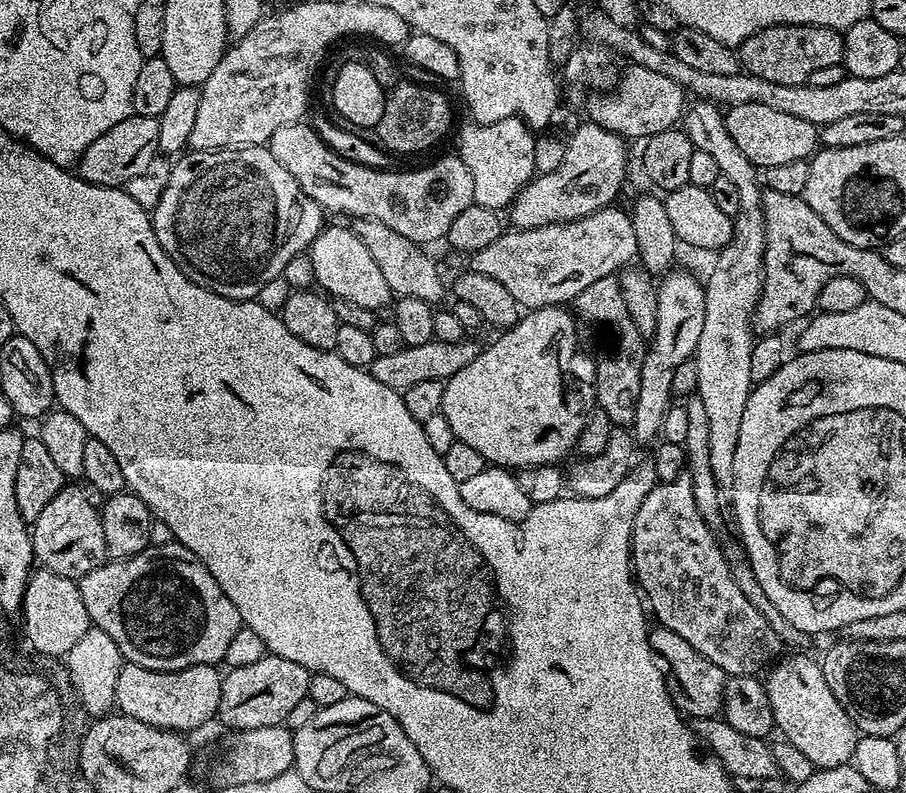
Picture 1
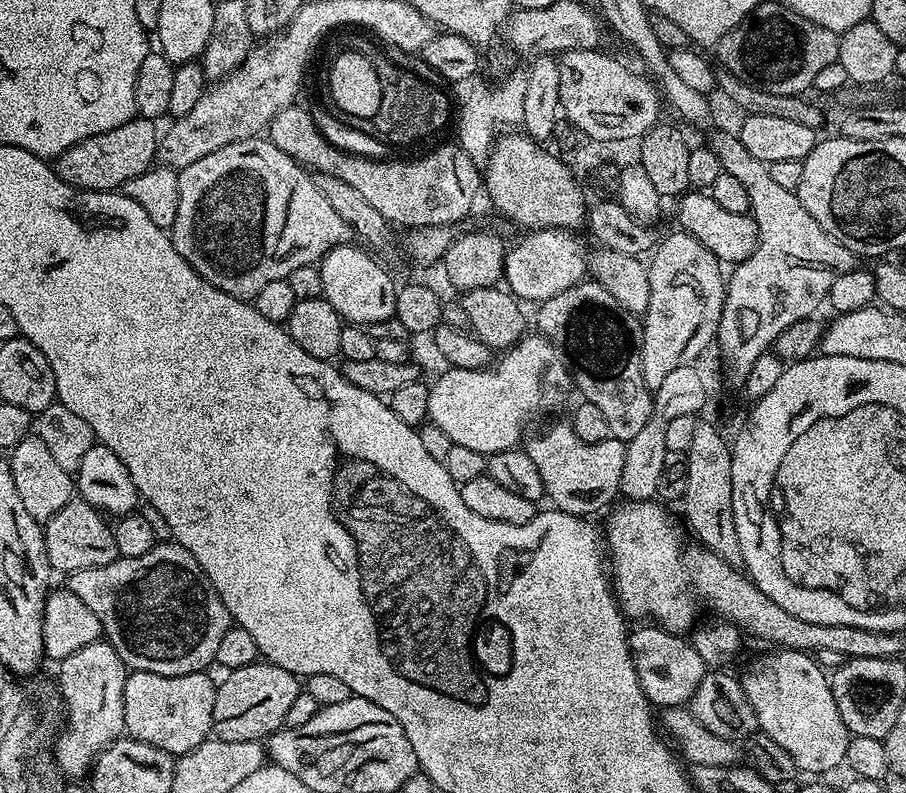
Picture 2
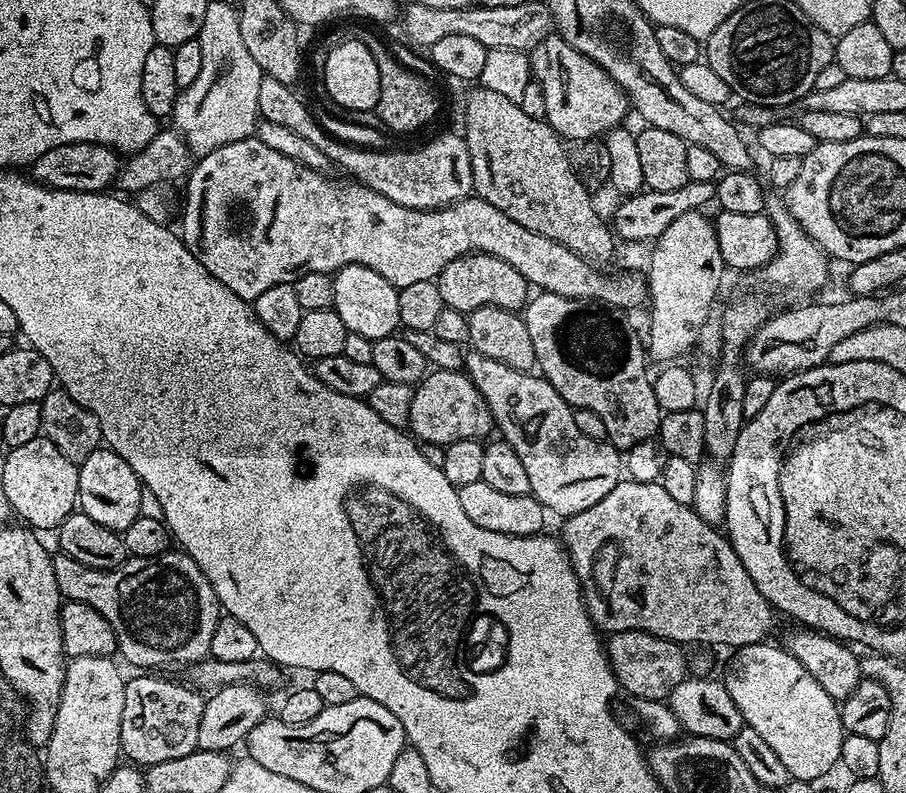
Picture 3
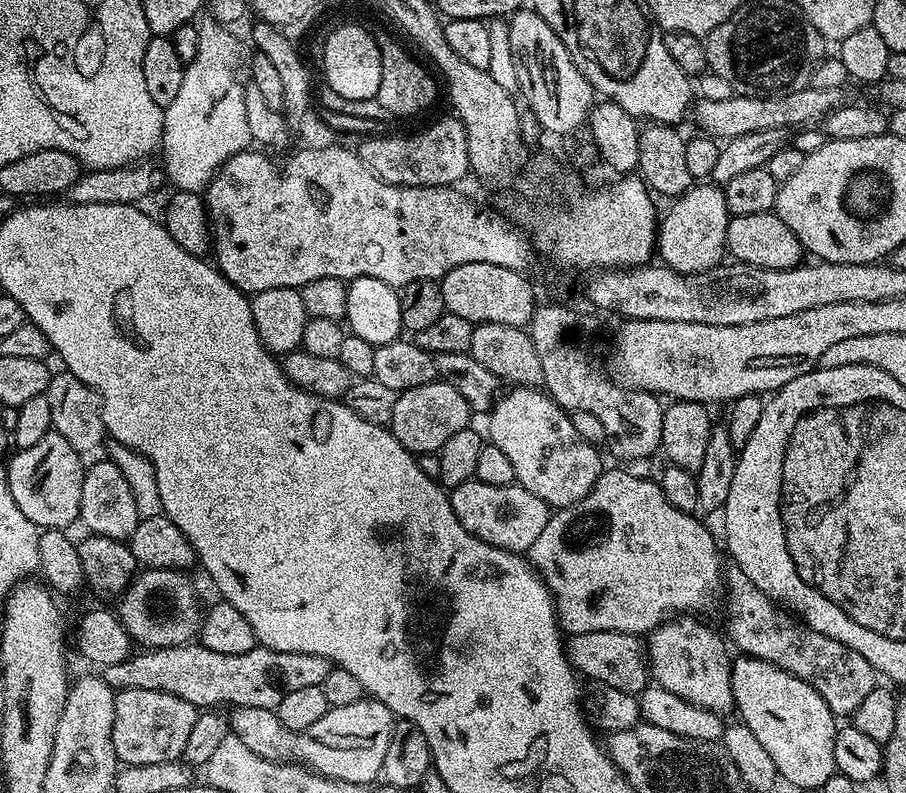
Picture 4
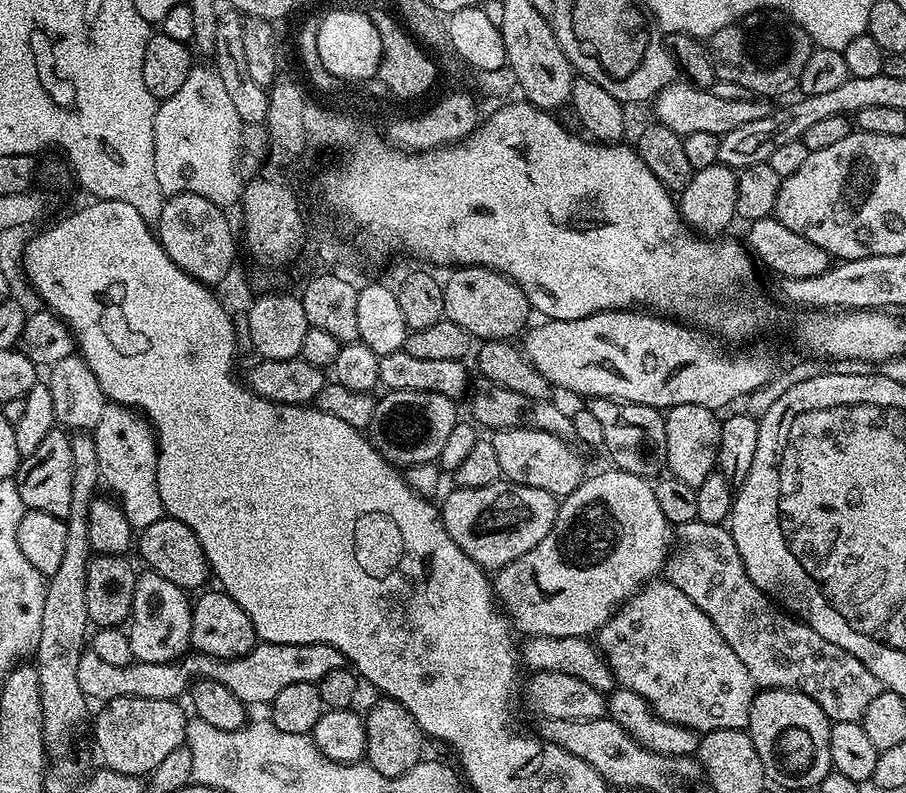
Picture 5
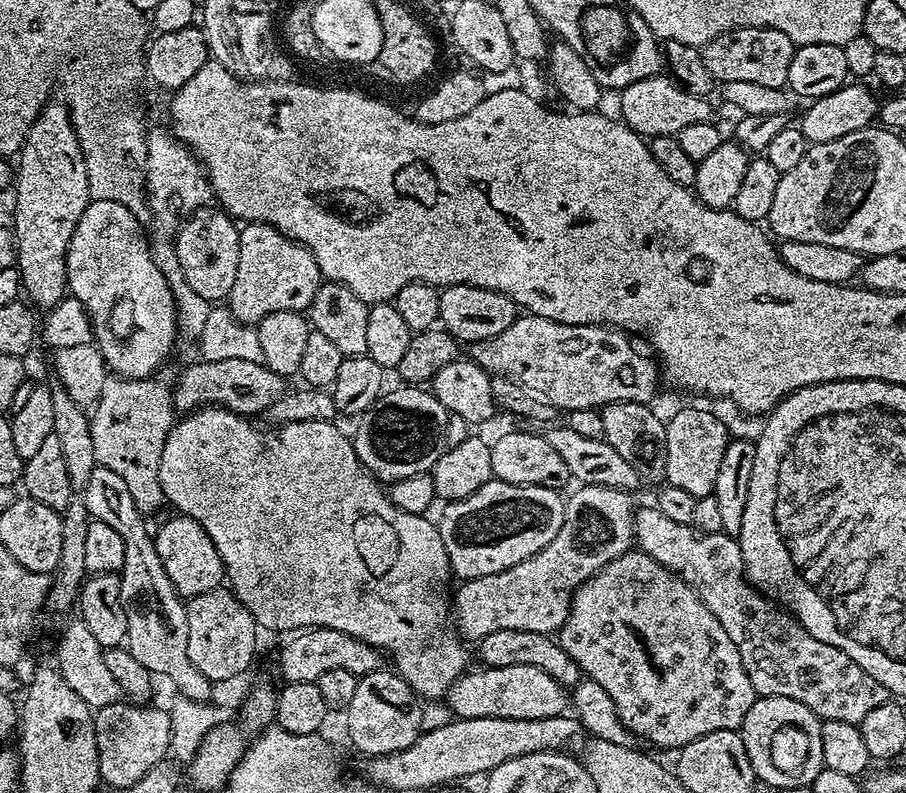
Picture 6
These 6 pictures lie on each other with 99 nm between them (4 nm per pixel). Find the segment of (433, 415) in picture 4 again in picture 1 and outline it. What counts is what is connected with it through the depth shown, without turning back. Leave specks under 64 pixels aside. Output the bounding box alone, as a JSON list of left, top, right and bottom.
[440,307,596,470]

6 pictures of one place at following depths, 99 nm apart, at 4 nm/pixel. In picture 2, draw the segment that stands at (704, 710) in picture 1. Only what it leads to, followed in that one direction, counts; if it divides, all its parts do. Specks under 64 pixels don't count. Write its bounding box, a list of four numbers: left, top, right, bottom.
[628,626,706,709]

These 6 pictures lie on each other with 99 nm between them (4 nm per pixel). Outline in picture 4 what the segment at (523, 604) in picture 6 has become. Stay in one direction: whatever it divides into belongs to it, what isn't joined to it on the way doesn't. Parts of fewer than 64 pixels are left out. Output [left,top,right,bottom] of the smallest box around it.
[526,468,722,634]

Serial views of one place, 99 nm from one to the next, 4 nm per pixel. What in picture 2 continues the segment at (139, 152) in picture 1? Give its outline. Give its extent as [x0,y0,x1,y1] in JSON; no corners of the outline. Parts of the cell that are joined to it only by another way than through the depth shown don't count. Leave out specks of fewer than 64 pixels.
[54,118,158,192]

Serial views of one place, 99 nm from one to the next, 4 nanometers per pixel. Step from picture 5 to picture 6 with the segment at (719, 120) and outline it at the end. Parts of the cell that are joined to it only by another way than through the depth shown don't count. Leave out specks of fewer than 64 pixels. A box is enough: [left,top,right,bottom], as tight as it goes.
[618,74,713,138]

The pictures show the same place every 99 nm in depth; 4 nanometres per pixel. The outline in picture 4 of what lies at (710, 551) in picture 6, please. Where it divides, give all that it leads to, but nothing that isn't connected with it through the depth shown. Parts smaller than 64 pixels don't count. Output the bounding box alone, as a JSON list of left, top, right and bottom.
[726,566,877,718]

